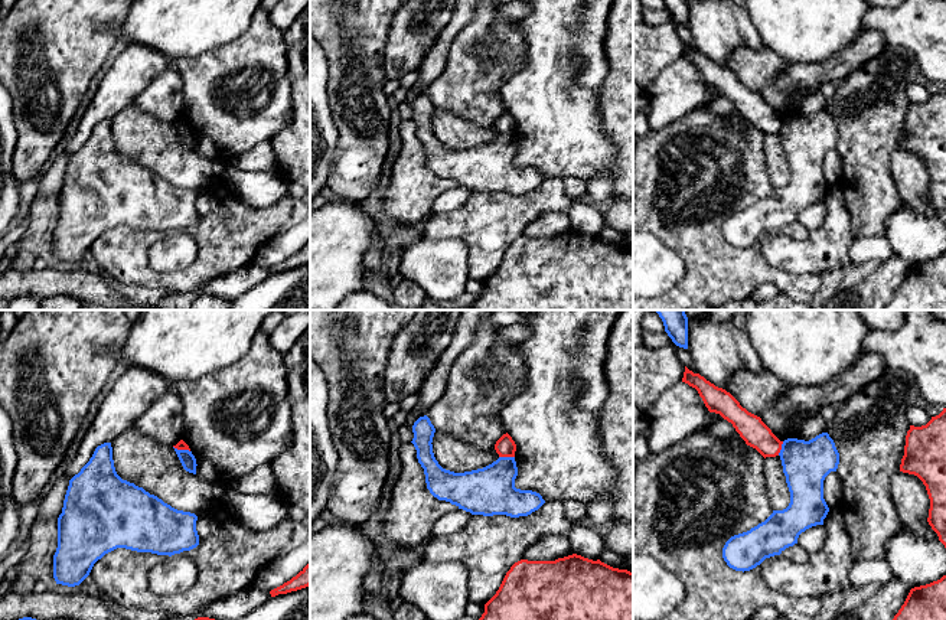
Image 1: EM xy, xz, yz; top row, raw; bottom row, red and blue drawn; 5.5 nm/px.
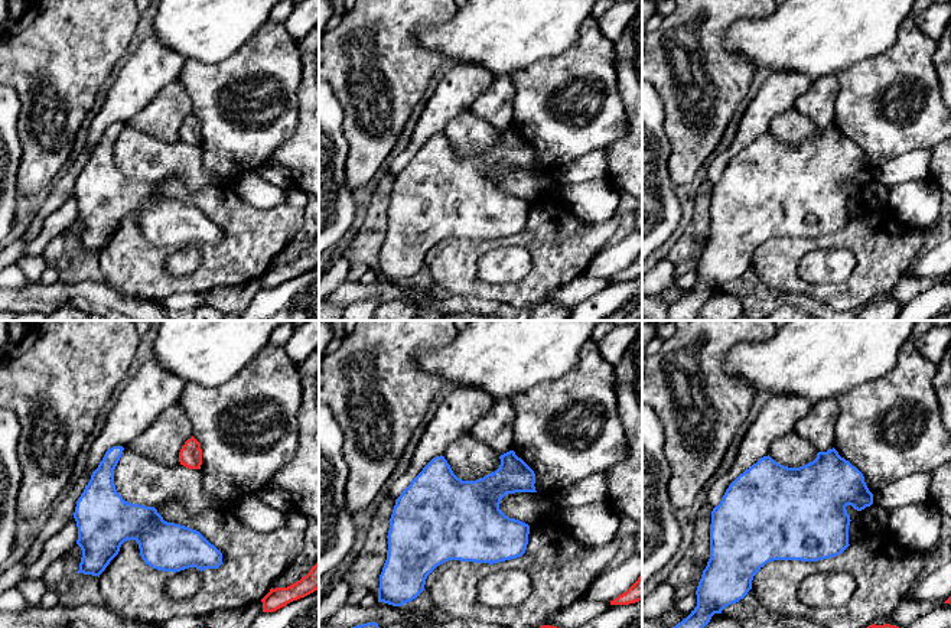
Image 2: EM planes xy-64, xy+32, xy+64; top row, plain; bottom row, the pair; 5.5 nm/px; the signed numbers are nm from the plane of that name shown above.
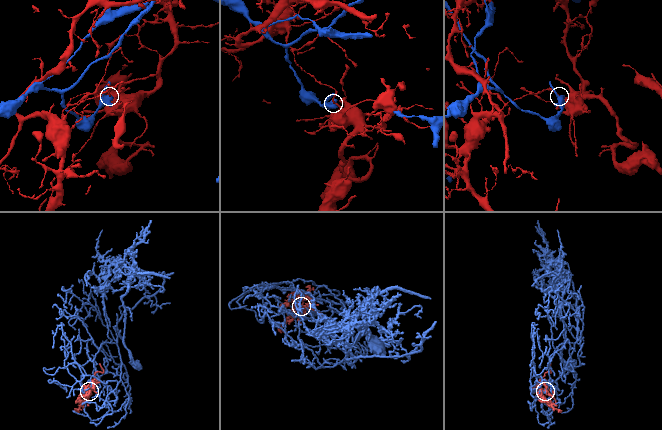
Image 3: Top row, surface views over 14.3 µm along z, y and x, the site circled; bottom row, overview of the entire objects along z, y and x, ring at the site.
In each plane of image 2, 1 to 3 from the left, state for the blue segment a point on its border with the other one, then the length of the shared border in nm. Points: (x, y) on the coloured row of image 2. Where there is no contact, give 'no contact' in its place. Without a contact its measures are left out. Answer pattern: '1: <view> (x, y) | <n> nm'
1: no contact
2: no contact
3: no contact

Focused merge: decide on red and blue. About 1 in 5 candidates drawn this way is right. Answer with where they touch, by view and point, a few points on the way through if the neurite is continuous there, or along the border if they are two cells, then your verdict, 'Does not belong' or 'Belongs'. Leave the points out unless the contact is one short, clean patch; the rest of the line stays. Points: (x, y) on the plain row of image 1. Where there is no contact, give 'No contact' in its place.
Touches red at xz (506, 133). Does not belong

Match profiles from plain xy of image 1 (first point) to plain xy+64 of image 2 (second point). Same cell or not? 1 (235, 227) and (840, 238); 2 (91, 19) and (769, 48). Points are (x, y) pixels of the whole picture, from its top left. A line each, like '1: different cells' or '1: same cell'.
1: same cell
2: different cells

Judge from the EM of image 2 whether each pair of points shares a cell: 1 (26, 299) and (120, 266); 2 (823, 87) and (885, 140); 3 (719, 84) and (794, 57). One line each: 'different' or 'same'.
1: different
2: different
3: different

